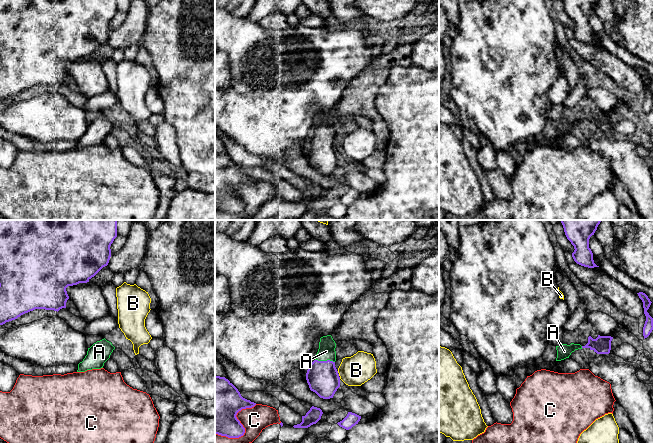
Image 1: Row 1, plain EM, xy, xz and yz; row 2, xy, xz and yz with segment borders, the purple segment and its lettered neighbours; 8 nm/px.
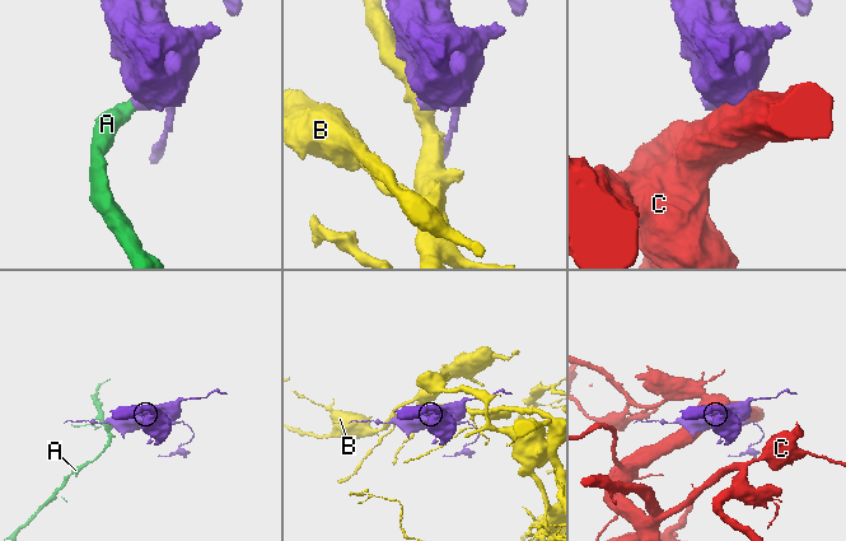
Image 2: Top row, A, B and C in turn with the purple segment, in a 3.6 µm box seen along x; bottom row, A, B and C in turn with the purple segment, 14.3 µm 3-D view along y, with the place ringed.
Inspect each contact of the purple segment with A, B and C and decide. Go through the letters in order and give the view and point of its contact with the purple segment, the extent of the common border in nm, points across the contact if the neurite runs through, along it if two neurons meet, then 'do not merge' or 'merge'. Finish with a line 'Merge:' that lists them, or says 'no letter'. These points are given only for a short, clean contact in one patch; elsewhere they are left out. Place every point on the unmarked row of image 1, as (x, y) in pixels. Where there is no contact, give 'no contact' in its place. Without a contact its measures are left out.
A: contact xz (325, 137); length 160 nm; way xz (322, 153), (325, 137), (326, 127); merge
B: no contact; do not merge
C: contact xz (244, 204); length 420 nm; do not merge
Merge: A

